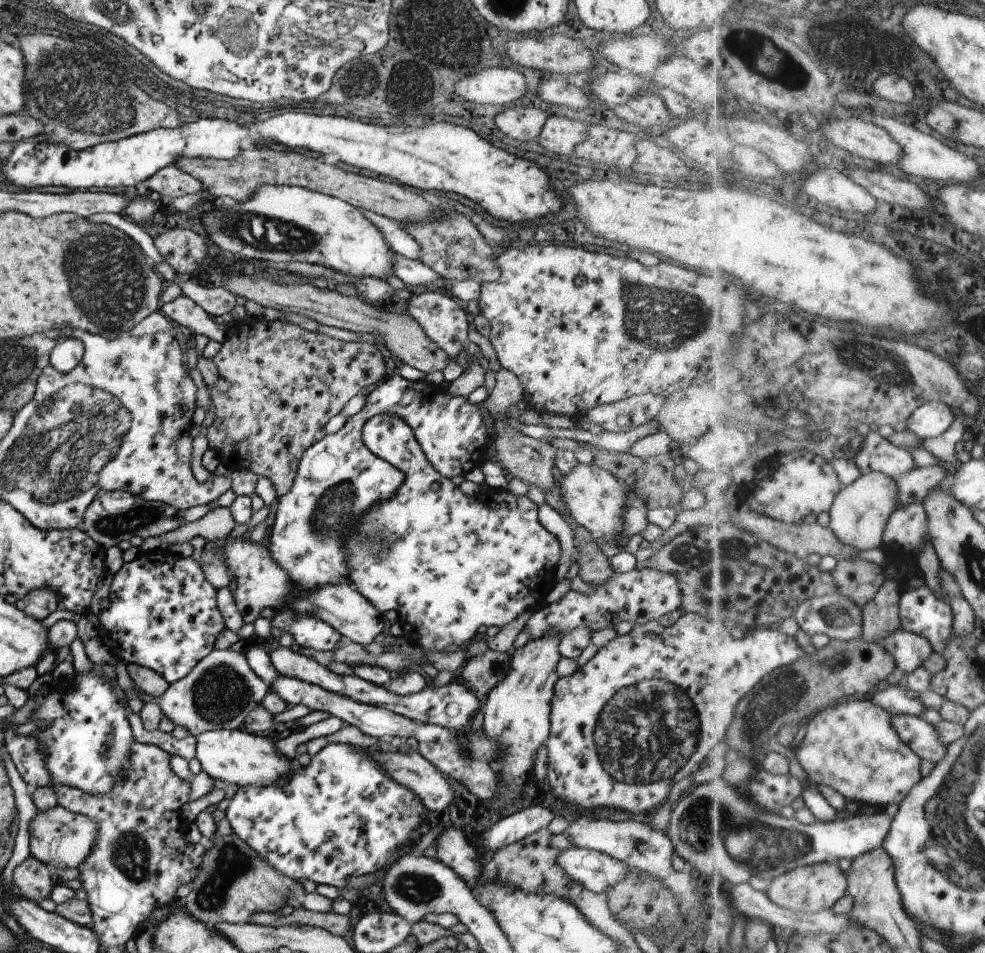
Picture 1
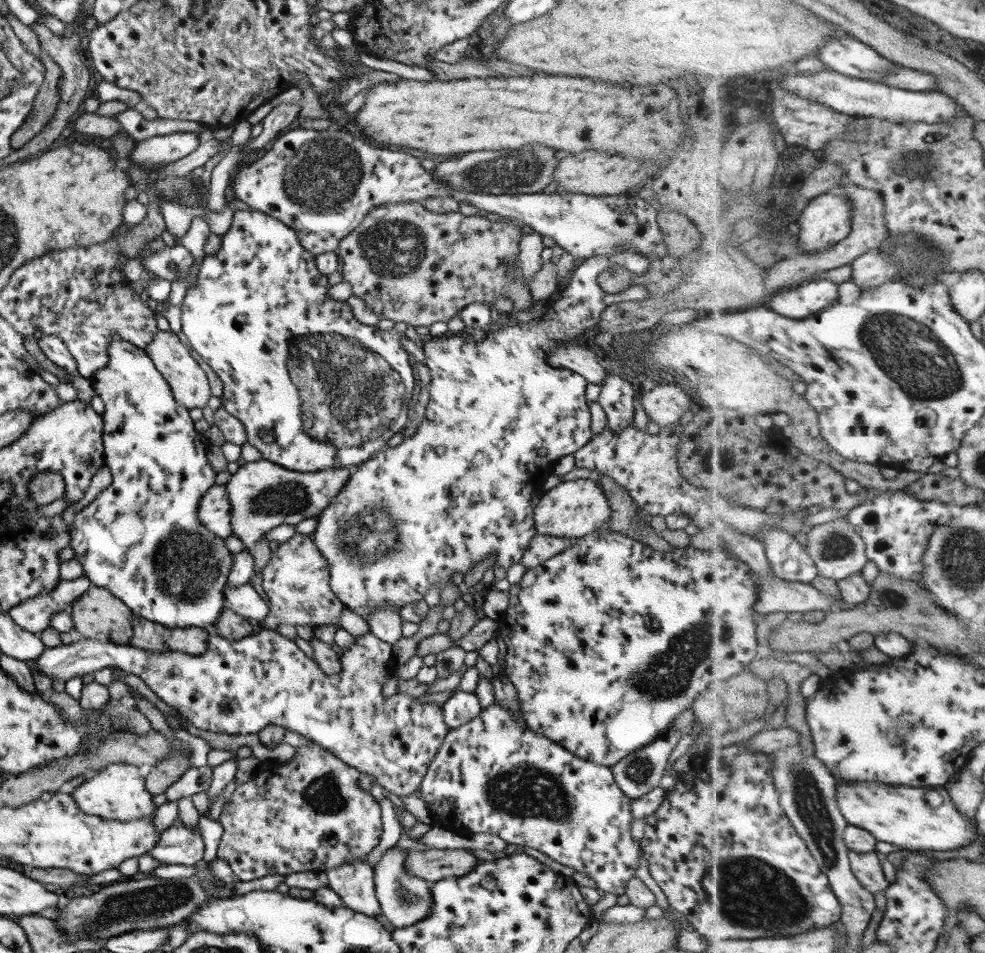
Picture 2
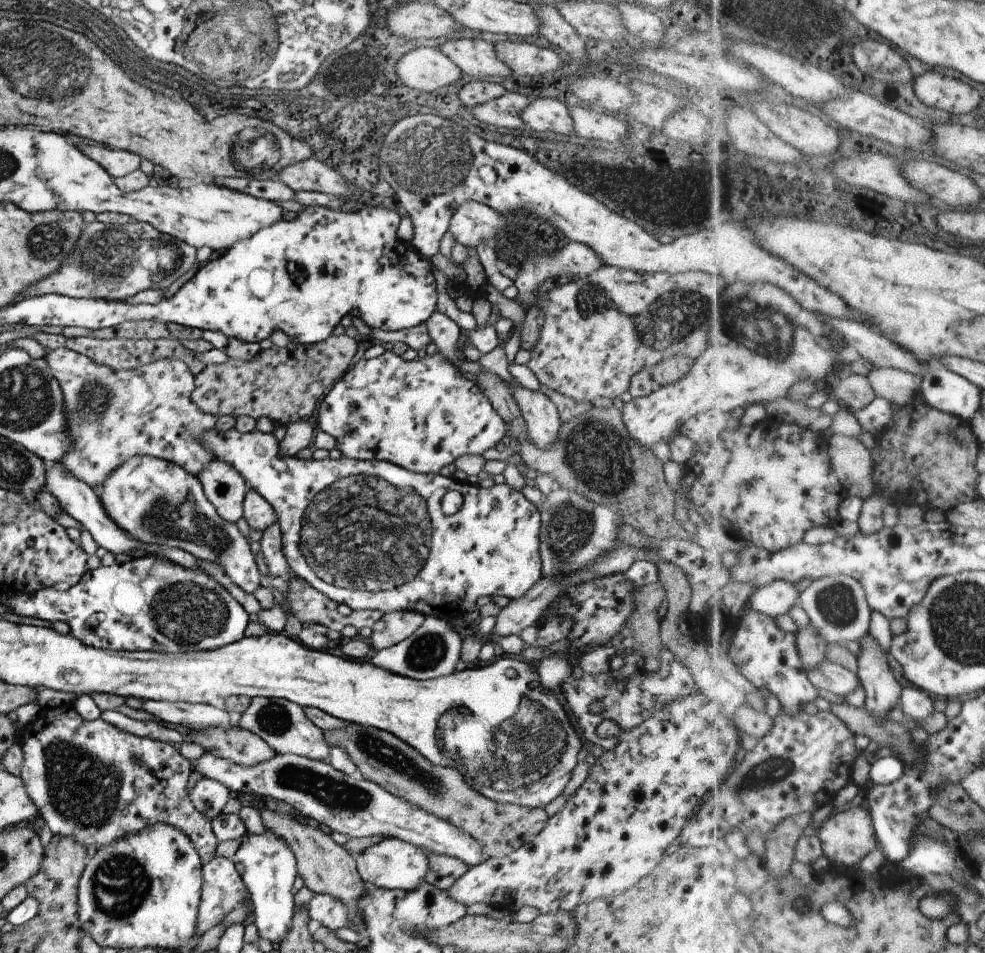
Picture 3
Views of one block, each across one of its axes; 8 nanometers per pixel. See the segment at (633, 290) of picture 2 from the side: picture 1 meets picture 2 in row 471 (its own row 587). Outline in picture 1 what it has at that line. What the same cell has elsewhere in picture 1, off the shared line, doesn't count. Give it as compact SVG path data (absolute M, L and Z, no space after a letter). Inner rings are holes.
M382 413L369 418L363 424L360 438L362 444L379 459L397 468L405 474L404 482L399 486L396 494L383 503L373 503L374 506L361 517L350 522L339 540L343 546L344 556L348 565L348 583L361 594L377 611L397 612L401 626L402 642L410 643L425 651L449 650L449 646L465 646L471 644L479 626L496 626L503 628L526 611L535 612L541 608L545 596L552 589L556 581L556 567L562 554L559 542L555 536L546 532L537 521L537 506L527 498L527 495L516 496L505 489L499 493L477 493L473 496L463 495L449 479L437 473L426 461L417 445L410 426L400 417Z

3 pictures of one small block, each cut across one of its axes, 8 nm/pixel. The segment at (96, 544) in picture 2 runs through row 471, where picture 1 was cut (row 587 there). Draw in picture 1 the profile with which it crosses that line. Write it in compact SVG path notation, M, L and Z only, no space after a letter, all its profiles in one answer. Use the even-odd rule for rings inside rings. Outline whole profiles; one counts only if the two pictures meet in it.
M144 549L141 556L125 562L113 575L109 588L109 607L99 612L99 625L117 644L118 660L156 672L169 685L186 676L201 658L212 652L219 632L225 629L216 608L216 591L206 582L195 560L181 558L169 550Z

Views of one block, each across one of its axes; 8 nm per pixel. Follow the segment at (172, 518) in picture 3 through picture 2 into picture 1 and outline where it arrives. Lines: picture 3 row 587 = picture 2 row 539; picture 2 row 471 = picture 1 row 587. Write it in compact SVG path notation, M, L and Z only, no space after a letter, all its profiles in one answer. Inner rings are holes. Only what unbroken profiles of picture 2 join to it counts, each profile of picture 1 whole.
M226 536L223 538L226 542L224 545L225 565L230 573L230 580L235 580L235 596L233 604L239 613L243 624L253 623L259 617L259 611L262 608L289 609L296 615L314 615L322 622L329 624L343 638L344 641L356 643L360 646L371 644L373 639L382 632L383 622L381 612L377 611L361 594L358 594L353 587L347 582L341 585L328 585L314 589L313 591L297 591L290 586L287 574L279 567L277 563L272 562L268 551L259 543L251 543L249 540L243 542L241 537L229 540Z

